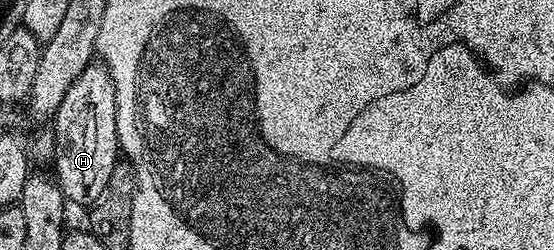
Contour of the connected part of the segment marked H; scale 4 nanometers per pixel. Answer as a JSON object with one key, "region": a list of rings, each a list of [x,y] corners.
{"region":[[[94,61],[87,69],[83,69],[83,73],[79,73],[75,85],[71,85],[71,89],[67,89],[67,97],[63,97],[53,119],[55,151],[51,167],[57,170],[55,172],[57,184],[70,204],[92,205],[99,197],[99,193],[103,193],[107,180],[111,177],[111,169],[115,169],[115,165],[119,162],[119,144],[117,142],[117,126],[115,125],[116,112],[115,85],[109,78],[109,68],[100,61]]]}

